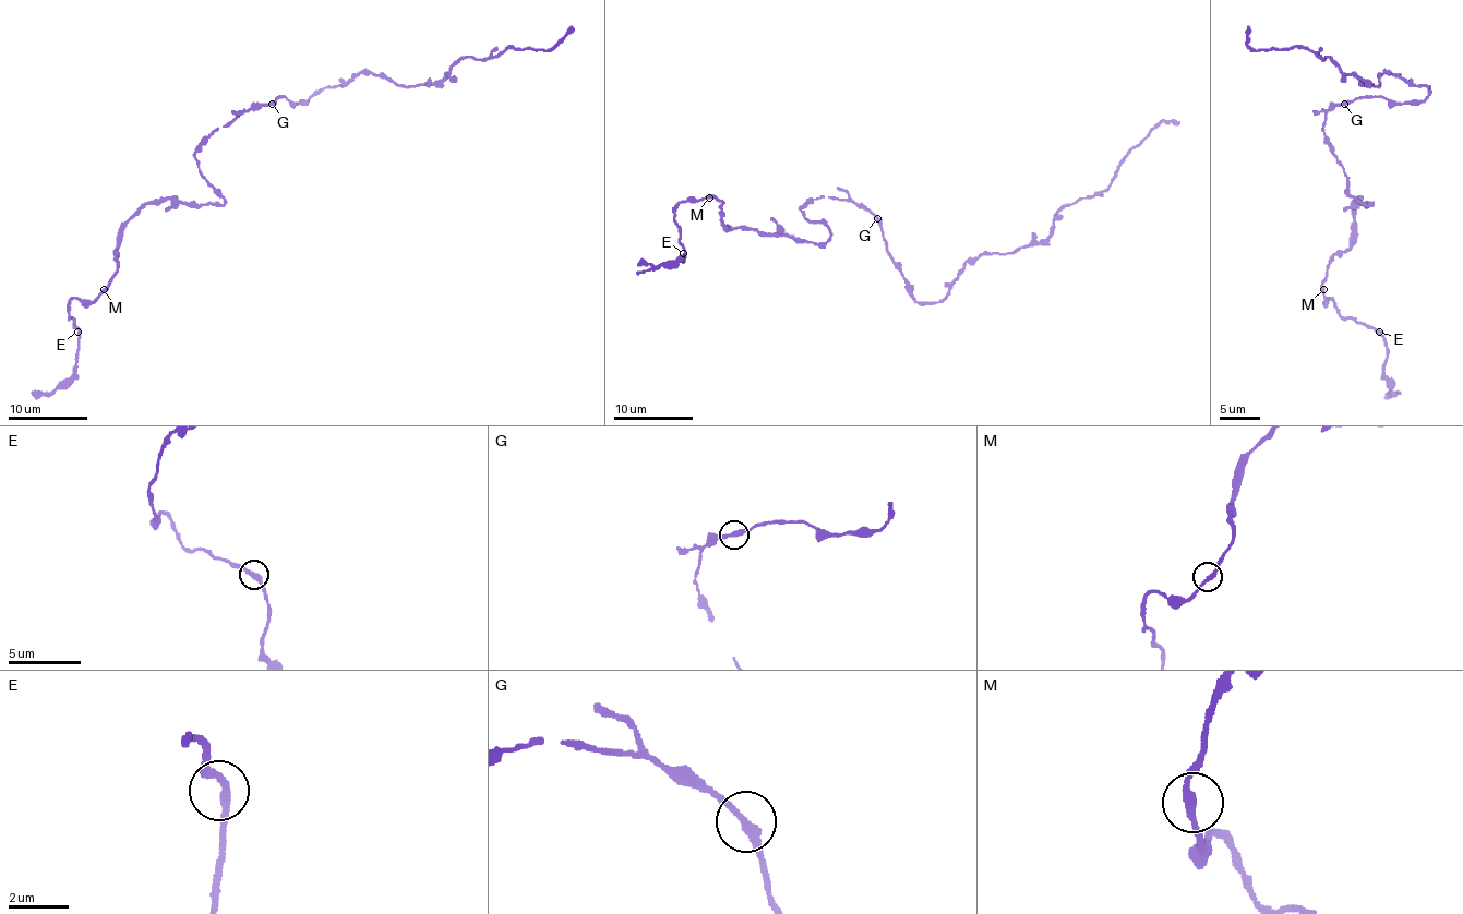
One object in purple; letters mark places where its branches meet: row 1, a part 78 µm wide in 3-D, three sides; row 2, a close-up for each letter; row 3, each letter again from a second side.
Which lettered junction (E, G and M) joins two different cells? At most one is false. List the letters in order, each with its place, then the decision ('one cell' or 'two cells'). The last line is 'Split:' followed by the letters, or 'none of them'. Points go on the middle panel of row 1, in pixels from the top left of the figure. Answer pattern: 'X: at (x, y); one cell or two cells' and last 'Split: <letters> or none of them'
E: at (683, 253); one cell
G: at (877, 218); one cell
M: at (709, 197); one cell
Split: none of them

